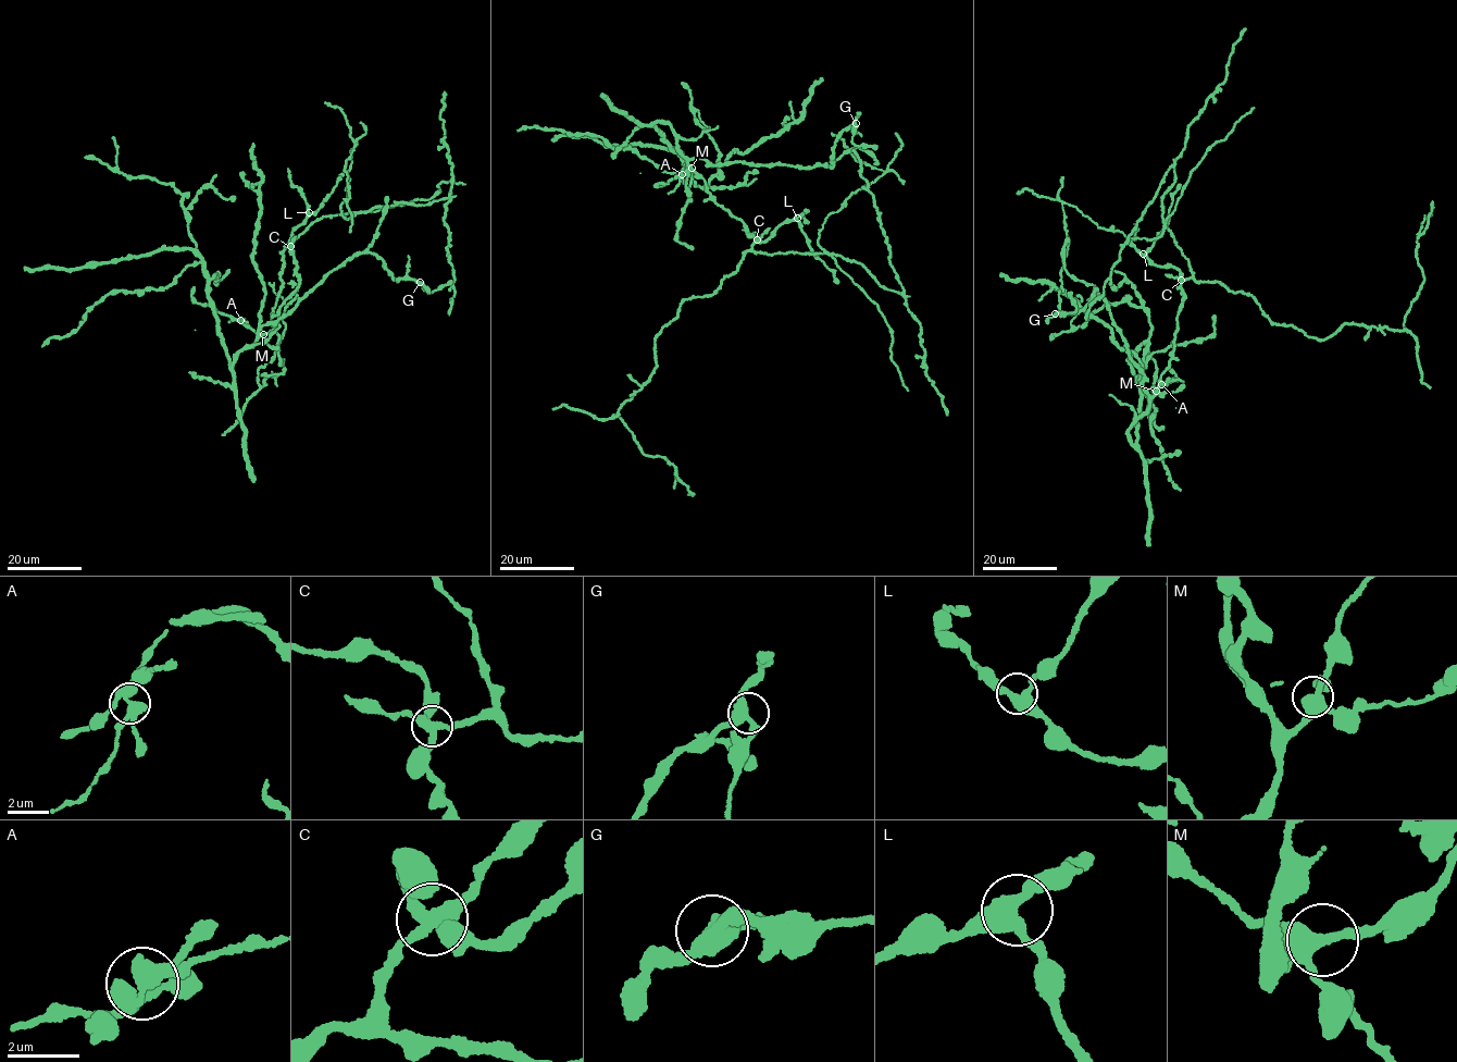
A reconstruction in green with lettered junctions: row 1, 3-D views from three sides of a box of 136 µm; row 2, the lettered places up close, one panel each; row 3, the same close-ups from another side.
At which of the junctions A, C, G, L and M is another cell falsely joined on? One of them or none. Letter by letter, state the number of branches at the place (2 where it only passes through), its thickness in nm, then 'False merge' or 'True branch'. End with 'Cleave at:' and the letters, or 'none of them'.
A: Branches: 3. Thickness 320 nm. True branch
C: Branches: 4. Thickness 360 nm. False merge
G: Branches: 3. Thickness 400 nm. True branch
L: Branches: 3. Thickness 380 nm. True branch
M: Branches: 4. Thickness 400 nm. True branch
Cleave at: C

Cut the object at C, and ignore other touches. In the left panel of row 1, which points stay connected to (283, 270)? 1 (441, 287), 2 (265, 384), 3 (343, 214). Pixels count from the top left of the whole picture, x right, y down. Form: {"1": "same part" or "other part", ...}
{"1": "other part", "2": "same part", "3": "same part"}

